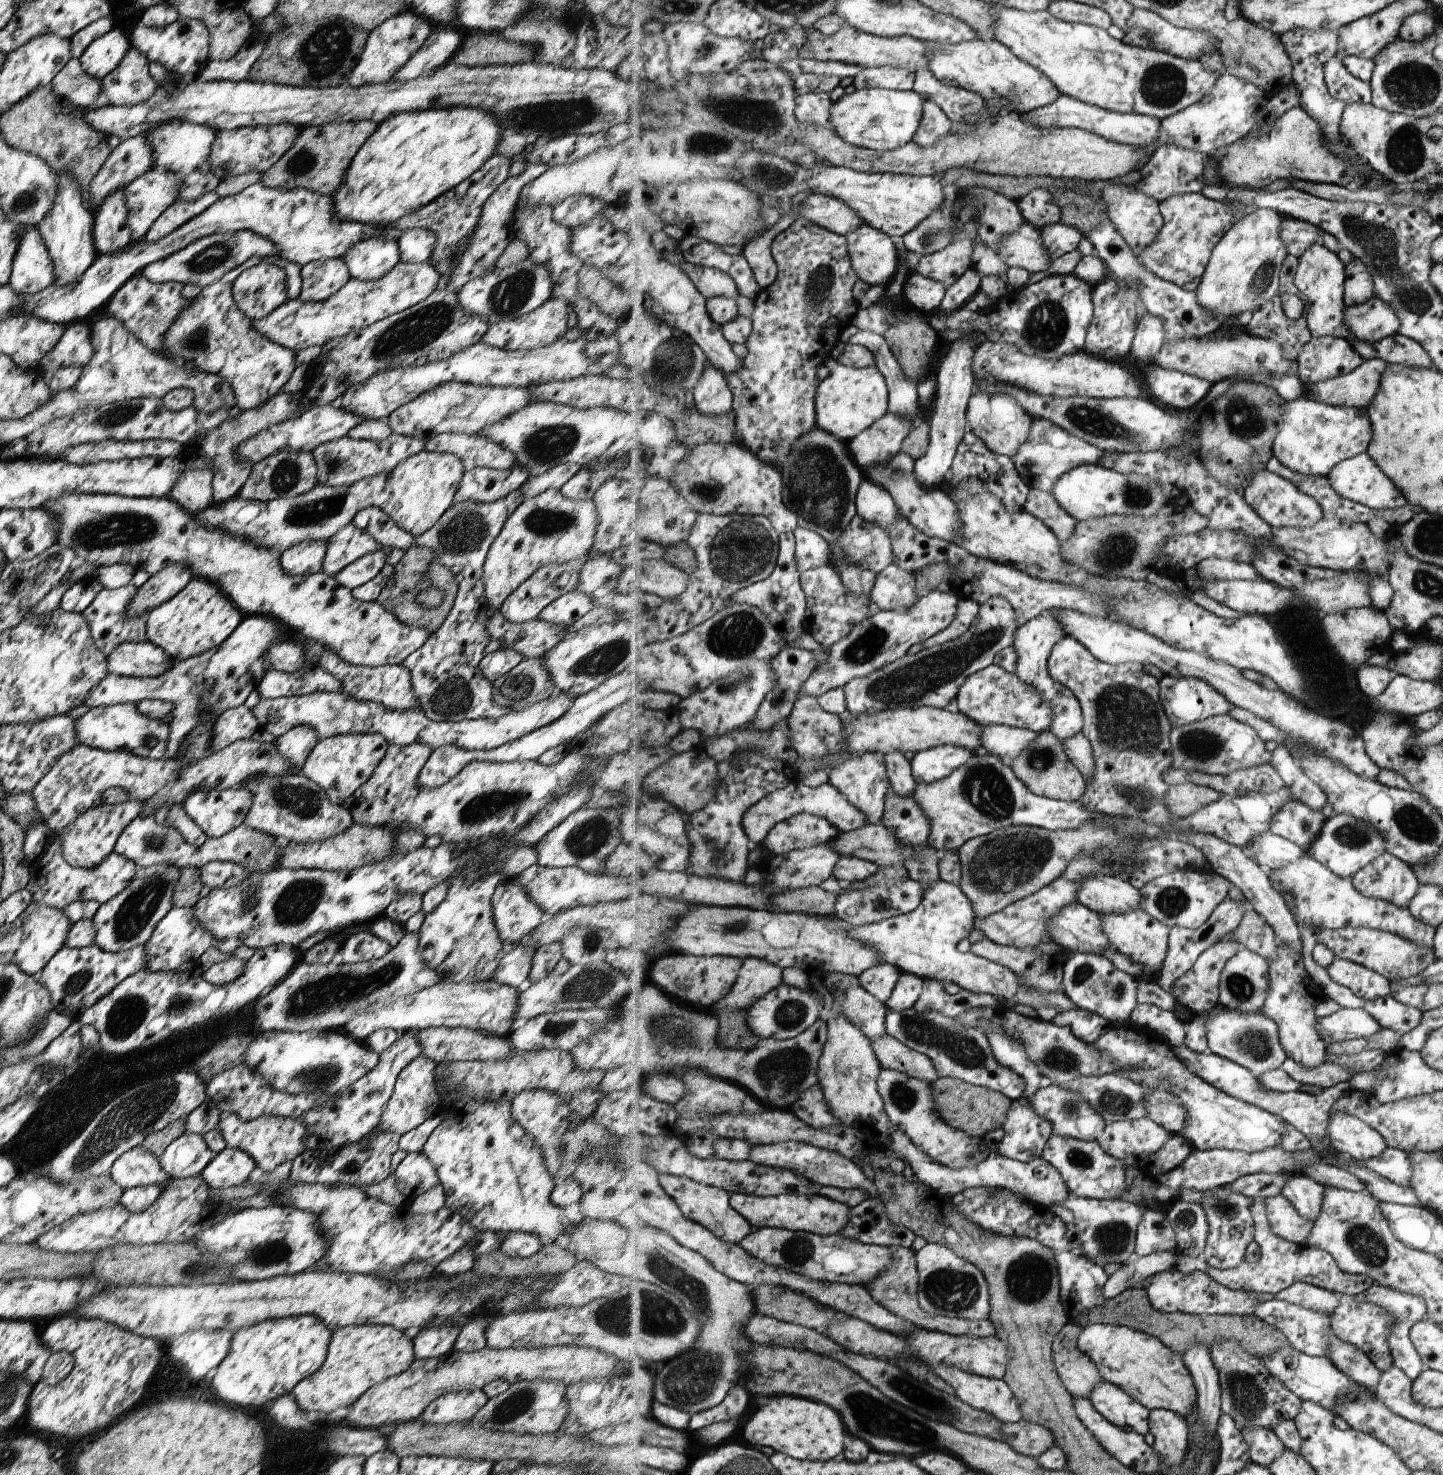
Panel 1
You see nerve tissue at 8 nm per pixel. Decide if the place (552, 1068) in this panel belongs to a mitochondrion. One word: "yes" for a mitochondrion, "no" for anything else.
no

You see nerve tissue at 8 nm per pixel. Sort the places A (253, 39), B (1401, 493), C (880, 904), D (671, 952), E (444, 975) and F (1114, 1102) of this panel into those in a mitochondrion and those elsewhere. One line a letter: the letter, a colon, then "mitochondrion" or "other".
A: other
B: other
C: mitochondrion
D: other
E: other
F: mitochondrion

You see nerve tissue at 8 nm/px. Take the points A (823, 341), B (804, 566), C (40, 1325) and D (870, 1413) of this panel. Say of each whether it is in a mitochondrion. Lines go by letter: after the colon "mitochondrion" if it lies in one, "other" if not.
A: other
B: other
C: other
D: mitochondrion

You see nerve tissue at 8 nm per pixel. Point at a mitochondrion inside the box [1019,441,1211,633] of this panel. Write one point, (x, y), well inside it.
(1115, 551)

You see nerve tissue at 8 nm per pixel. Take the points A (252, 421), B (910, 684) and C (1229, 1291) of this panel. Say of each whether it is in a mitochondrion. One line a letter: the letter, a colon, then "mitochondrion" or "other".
A: other
B: mitochondrion
C: other

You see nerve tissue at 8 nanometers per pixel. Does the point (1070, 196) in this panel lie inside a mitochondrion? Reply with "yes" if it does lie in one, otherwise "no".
no

